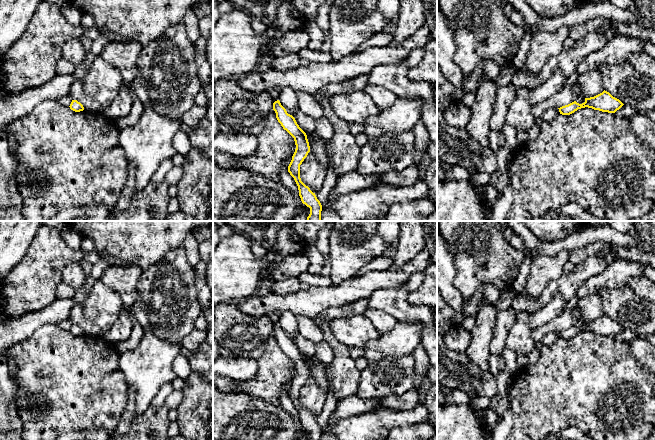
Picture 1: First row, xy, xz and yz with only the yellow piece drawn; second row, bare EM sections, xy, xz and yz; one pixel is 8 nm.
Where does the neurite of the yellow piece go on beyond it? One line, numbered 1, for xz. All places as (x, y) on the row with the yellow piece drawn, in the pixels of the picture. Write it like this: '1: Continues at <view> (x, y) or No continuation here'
1: No continuation here

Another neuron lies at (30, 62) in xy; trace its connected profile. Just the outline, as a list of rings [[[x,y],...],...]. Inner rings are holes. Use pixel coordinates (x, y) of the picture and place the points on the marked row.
[[[41,1],[23,35],[0,59],[0,86],[3,91],[17,95],[50,81],[58,74],[56,65],[62,59],[64,44],[82,36],[83,28],[69,23],[60,6]]]

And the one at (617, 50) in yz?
[[[616,35],[600,50],[589,54],[577,66],[577,72],[598,69],[602,64],[620,64],[634,53],[643,51],[644,40]]]

